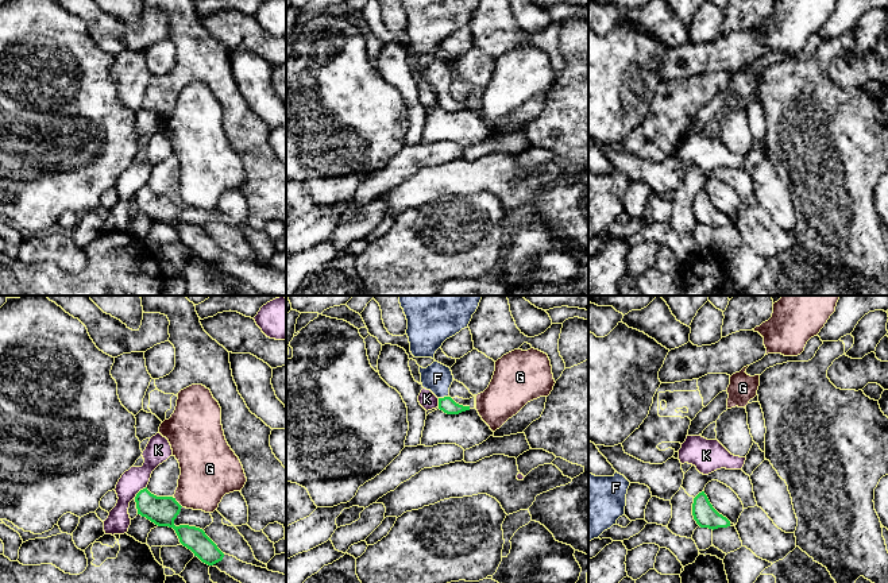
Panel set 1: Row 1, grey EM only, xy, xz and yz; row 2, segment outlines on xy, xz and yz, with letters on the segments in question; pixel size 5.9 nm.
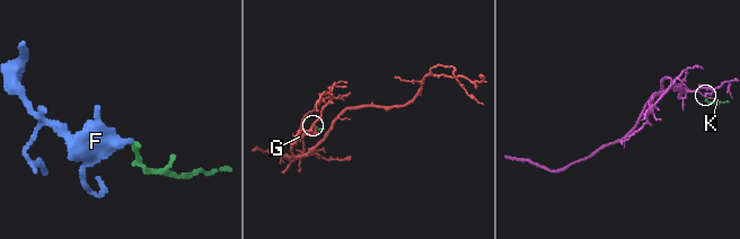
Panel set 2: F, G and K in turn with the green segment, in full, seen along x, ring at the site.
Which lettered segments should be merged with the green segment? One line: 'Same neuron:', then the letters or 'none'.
Same neuron: F

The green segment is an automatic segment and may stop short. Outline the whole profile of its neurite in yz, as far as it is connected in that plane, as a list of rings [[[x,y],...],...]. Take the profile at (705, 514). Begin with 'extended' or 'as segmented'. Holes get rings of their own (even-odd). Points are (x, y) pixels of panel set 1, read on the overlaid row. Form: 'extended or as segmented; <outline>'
as segmented; [[[704,491],[694,498],[692,516],[700,528],[718,529],[730,526],[730,521],[719,514],[710,503]]]

